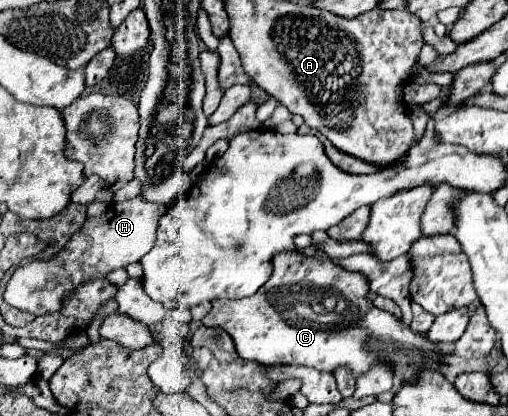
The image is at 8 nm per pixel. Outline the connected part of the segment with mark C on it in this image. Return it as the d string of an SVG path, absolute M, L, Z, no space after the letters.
M294 250L274 256L274 274L254 296L242 300L214 300L212 310L200 322L208 328L226 330L234 340L238 356L260 364L298 364L324 372L348 366L354 376L362 376L370 370L374 360L386 360L394 366L396 378L406 382L416 378L418 370L424 368L426 358L442 356L436 344L430 344L424 334L410 332L400 318L378 310L366 296L368 280L362 274L342 270L322 252L316 252L312 258L304 258L298 250Z

